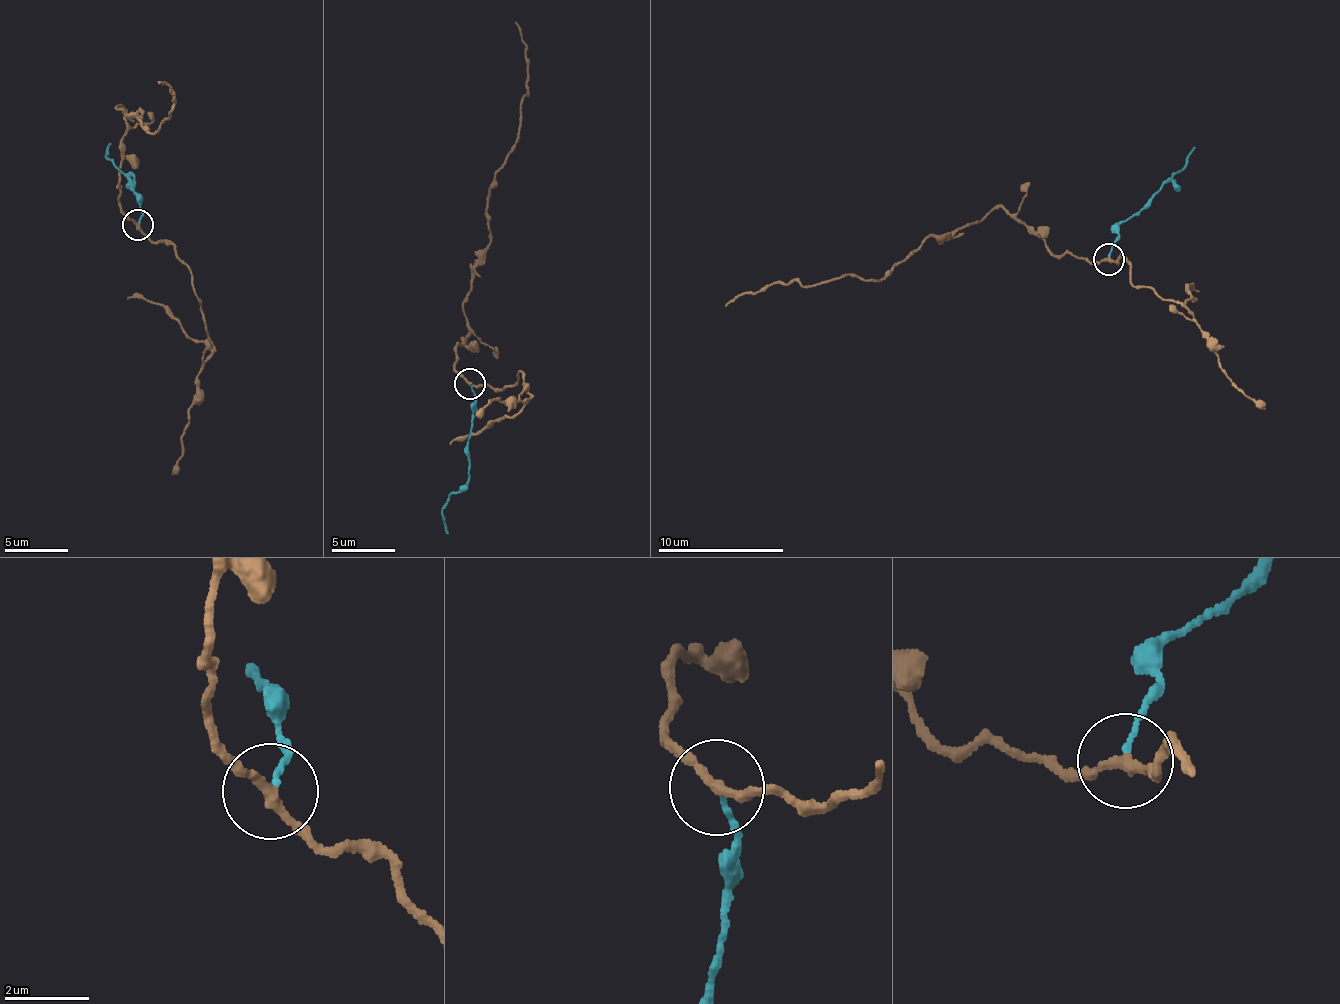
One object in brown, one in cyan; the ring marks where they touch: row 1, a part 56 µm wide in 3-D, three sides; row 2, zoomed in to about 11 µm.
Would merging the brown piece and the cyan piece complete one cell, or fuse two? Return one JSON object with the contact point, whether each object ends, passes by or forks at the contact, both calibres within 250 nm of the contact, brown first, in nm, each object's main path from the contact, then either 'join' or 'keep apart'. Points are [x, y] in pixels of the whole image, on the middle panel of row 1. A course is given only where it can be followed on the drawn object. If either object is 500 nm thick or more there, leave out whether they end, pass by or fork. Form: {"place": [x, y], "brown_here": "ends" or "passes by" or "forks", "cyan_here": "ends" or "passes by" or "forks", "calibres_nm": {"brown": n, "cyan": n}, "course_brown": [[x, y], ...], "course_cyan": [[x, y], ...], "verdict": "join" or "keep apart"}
{"place": [469, 384], "brown_here": "passes by", "cyan_here": "ends", "calibres_nm": {"brown": 220, "cyan": 120}, "course_brown": [[469, 384], [454, 368], [470, 333], [464, 298], [527, 89], [514, 22]], "course_cyan": [[472, 385], [475, 413], [467, 440], [470, 478], [441, 513], [449, 532]], "verdict": "keep apart"}

